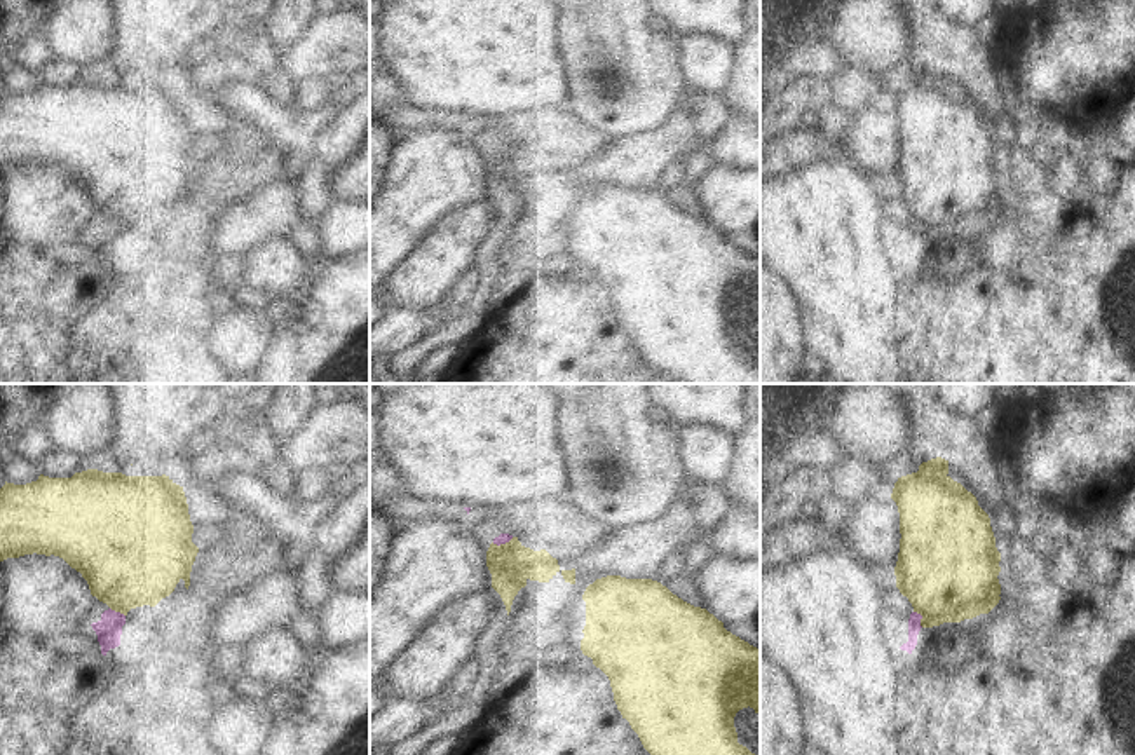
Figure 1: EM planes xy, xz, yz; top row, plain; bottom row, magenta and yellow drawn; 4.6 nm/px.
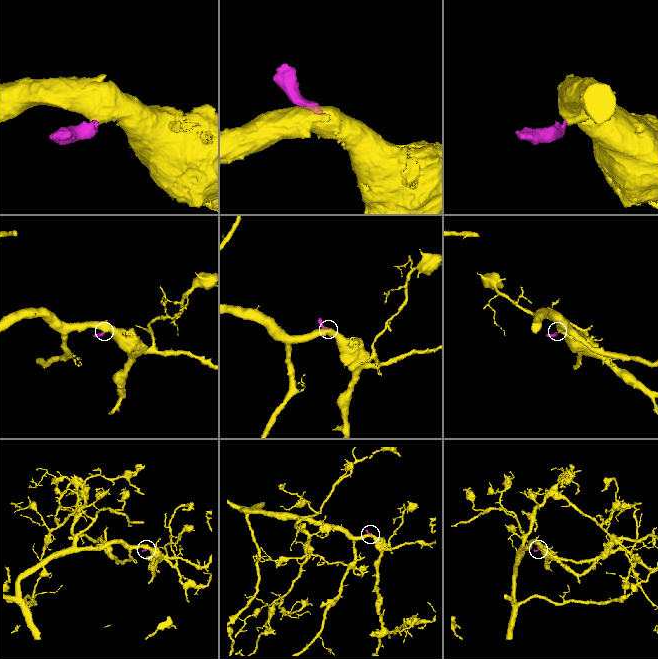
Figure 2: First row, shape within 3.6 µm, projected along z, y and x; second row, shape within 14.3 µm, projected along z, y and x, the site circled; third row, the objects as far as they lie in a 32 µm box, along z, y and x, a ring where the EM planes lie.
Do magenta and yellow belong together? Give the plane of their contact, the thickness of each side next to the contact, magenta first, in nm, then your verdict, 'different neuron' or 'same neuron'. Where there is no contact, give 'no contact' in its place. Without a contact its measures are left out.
meets magenta in yz; 60 nm thick on the magenta side, 440 nm on the other; different neuron

